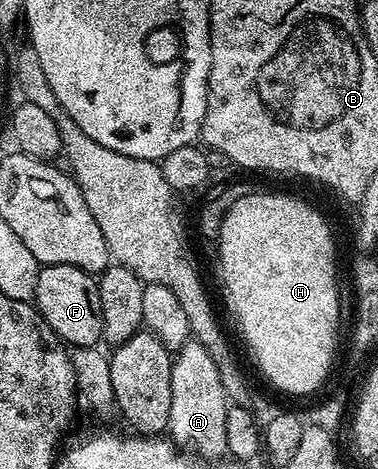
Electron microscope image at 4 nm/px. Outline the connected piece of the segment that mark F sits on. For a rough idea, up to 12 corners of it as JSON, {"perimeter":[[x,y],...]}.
{"perimeter":[[66,264],[38,271],[37,311],[58,341],[102,343],[99,290]]}

